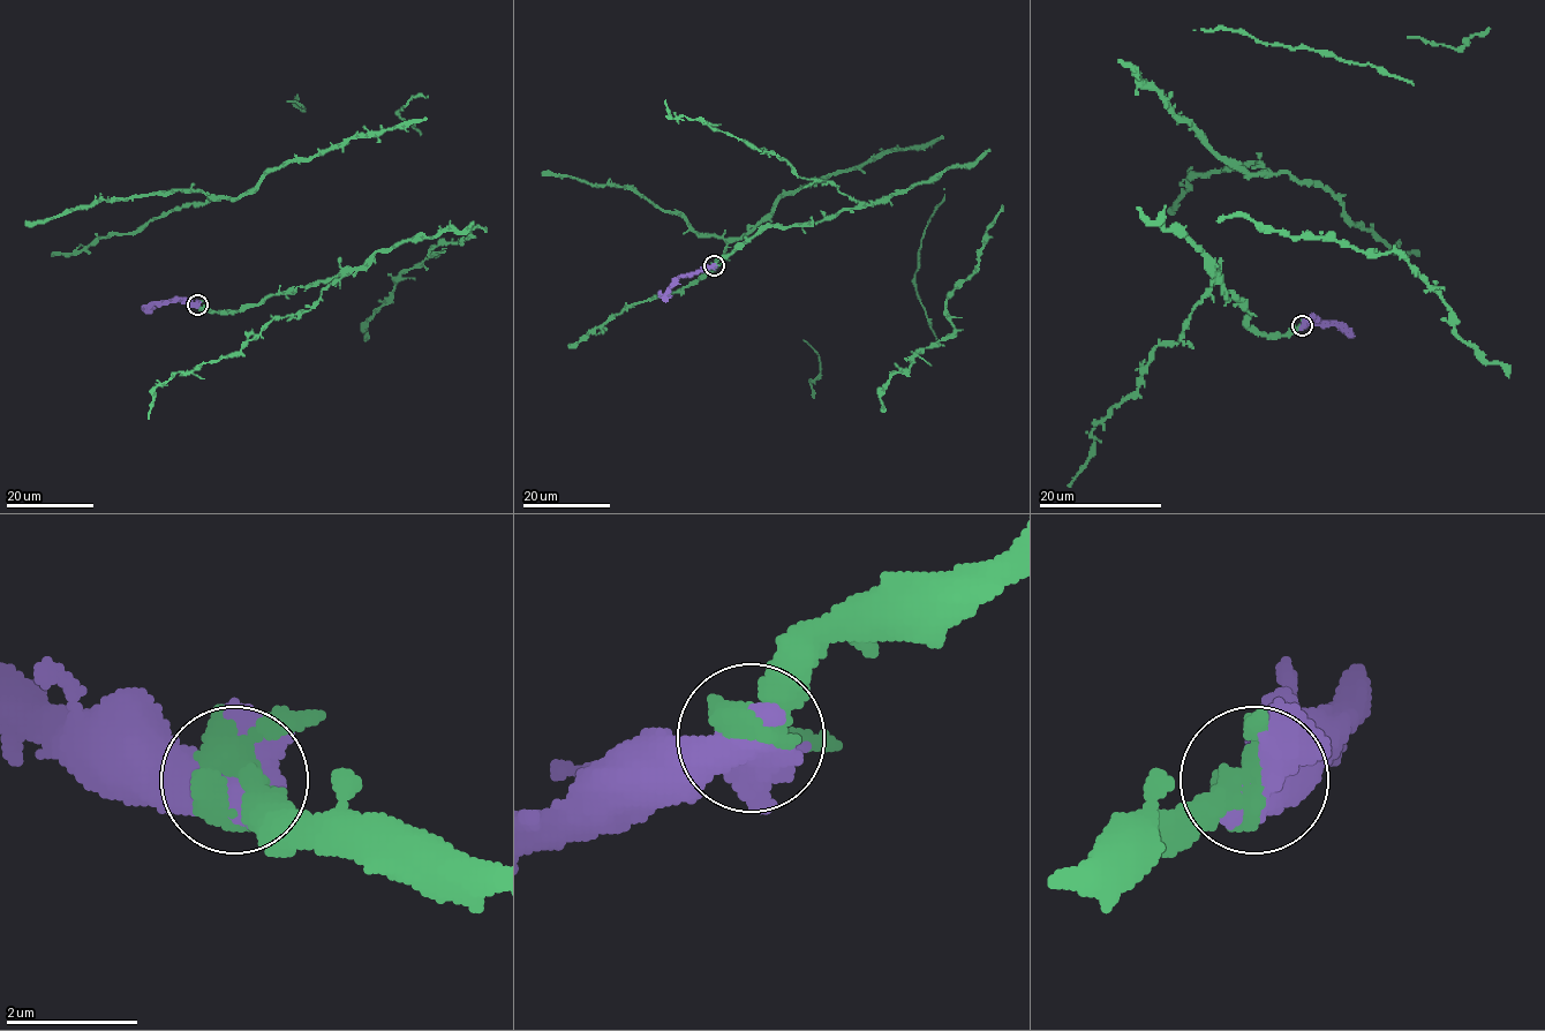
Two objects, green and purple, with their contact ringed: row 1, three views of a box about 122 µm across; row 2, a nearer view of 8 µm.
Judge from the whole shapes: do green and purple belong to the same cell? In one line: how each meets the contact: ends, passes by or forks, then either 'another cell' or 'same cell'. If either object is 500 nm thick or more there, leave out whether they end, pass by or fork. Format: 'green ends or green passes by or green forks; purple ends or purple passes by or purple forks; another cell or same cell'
same cell

